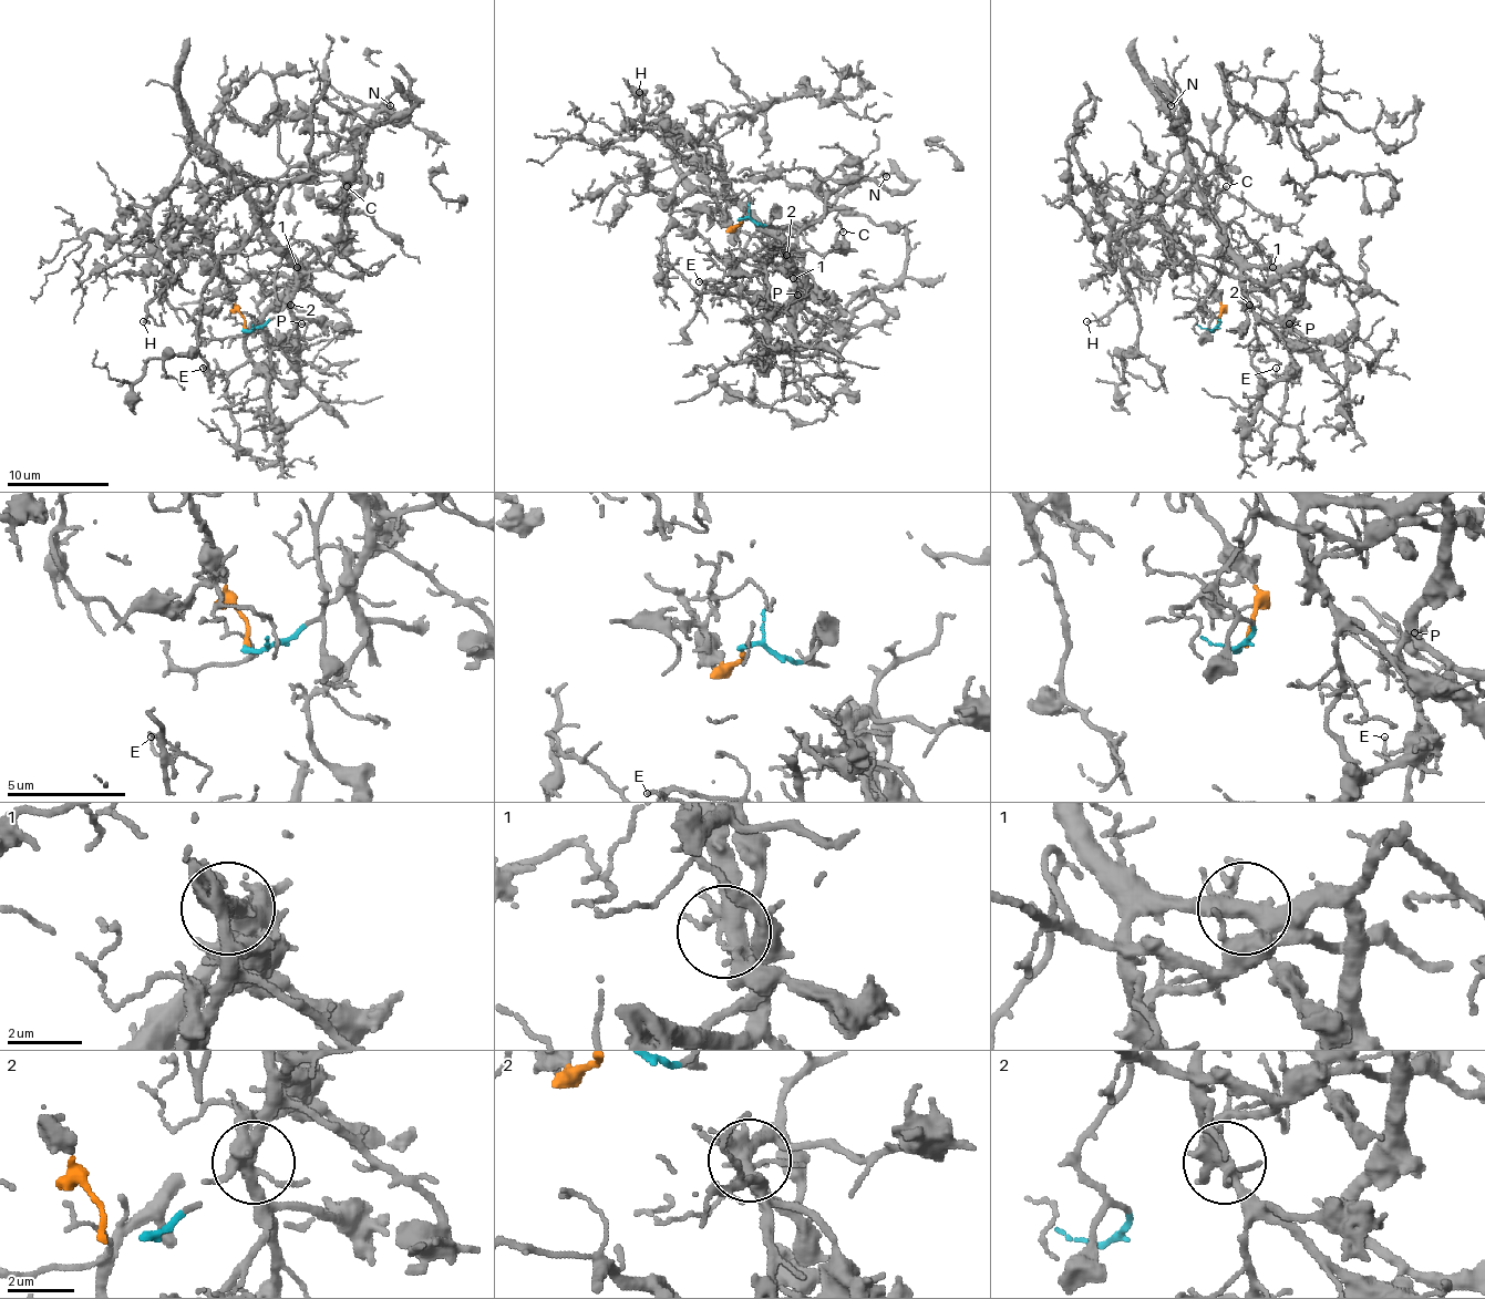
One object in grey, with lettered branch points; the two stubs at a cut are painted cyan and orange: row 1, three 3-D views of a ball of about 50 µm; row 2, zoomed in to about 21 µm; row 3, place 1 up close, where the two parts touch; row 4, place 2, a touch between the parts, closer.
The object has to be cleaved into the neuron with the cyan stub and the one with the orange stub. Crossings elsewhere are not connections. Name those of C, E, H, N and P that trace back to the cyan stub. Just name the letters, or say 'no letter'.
C, N

